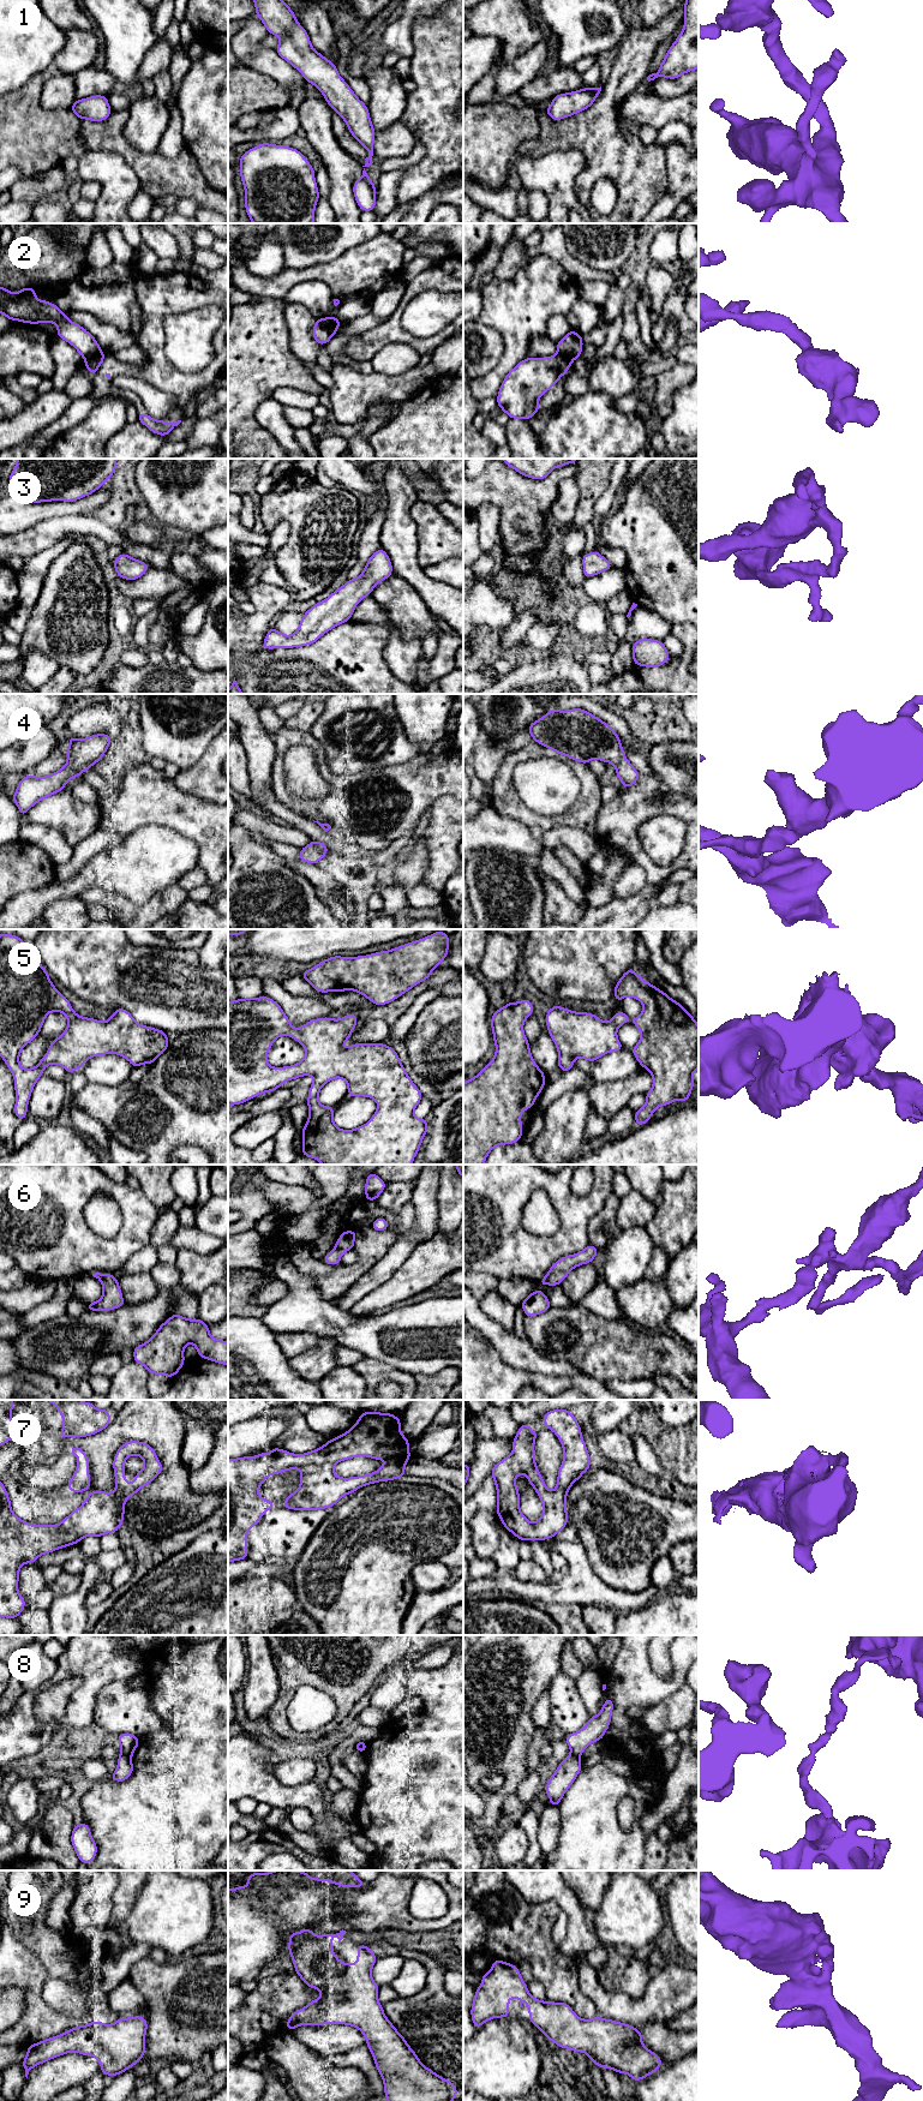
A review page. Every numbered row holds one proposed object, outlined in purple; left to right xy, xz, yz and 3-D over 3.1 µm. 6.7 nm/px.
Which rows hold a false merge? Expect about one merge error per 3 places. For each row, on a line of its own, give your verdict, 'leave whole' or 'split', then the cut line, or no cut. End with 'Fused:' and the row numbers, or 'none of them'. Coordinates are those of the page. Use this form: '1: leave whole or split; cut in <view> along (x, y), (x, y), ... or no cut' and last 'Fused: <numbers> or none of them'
1: leave whole; no cut
2: split; cut in xy along (101, 352), (85, 360)
3: leave whole; no cut
4: leave whole; no cut
5: leave whole; no cut
6: leave whole; no cut
7: leave whole; no cut
8: split; cut in xy along (120, 1753), (130, 1757)
9: leave whole; no cut
Fused: 2, 8

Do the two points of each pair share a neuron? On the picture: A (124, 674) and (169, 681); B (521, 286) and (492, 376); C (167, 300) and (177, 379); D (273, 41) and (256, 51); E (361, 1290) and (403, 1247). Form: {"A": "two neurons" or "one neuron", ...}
{"A": "one neuron", "B": "one neuron", "C": "one neuron", "D": "two neurons", "E": "one neuron"}

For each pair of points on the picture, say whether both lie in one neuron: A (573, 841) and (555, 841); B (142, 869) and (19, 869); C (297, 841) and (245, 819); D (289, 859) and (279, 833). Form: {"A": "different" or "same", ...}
{"A": "same", "B": "different", "C": "same", "D": "different"}

